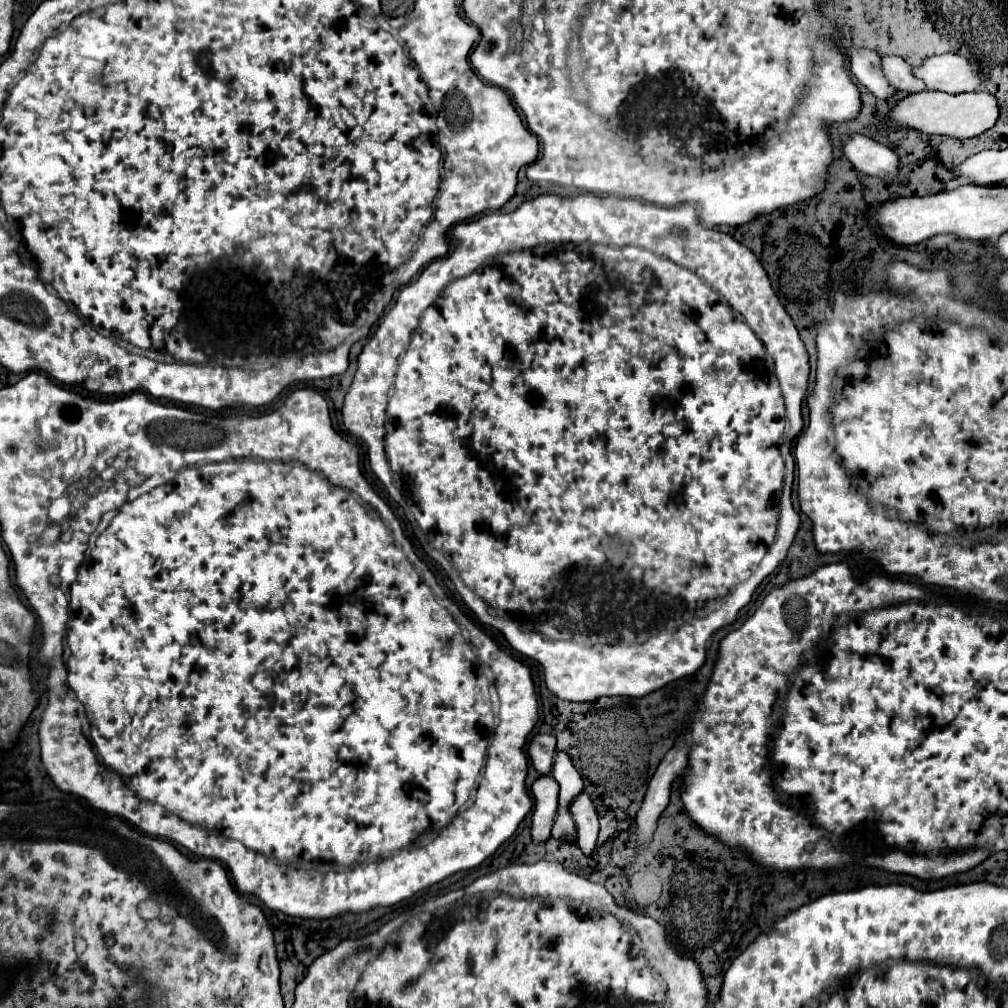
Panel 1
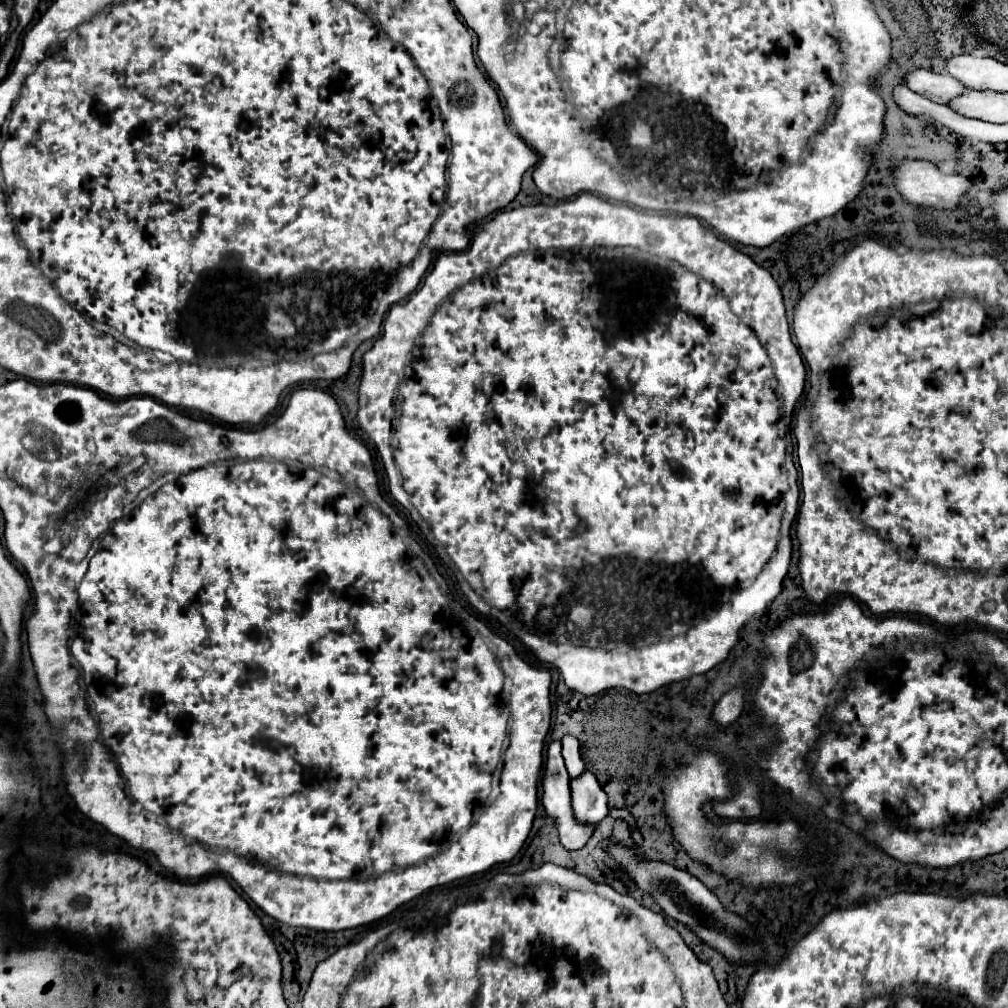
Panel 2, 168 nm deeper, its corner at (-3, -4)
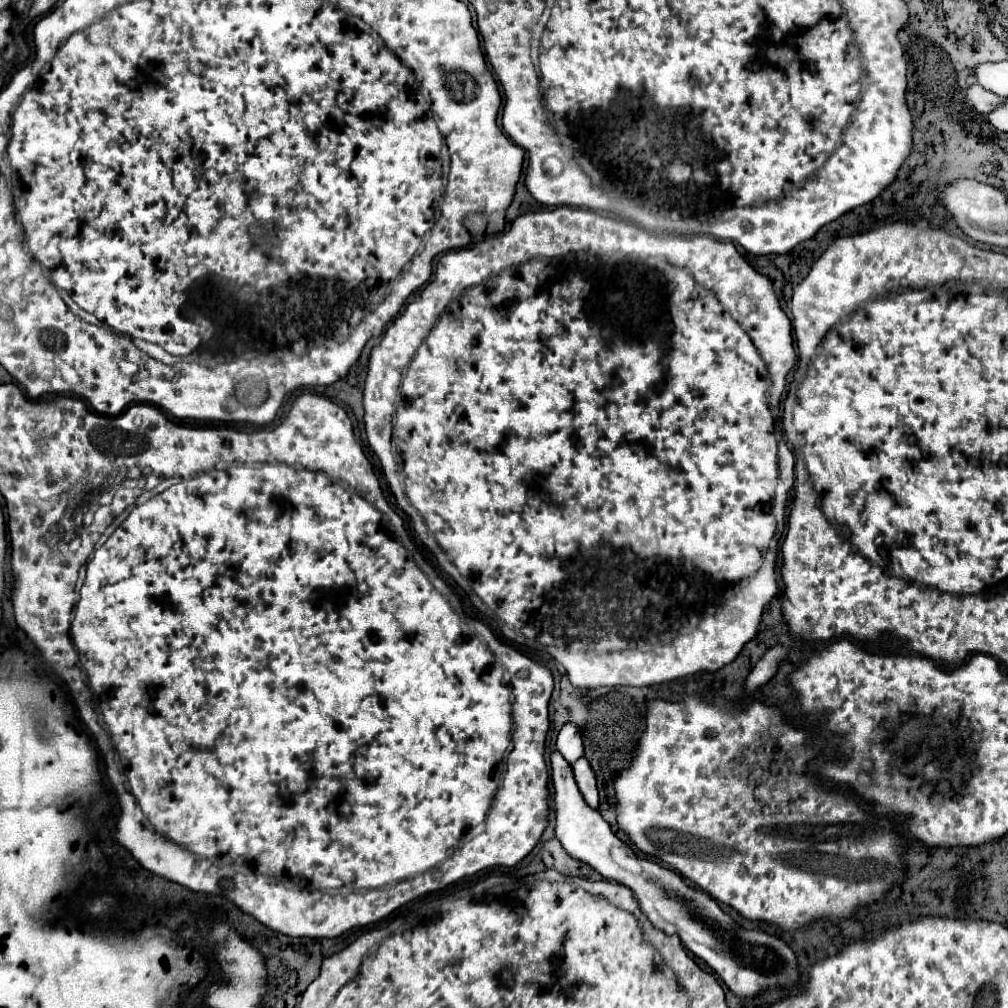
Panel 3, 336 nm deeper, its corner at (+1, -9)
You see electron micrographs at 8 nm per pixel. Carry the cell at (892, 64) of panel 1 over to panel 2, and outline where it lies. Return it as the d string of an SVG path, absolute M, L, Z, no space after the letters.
M917 69L907 77L907 87L935 103L949 103L951 99L959 97L961 93L967 93L969 89L961 85L955 77L949 77L947 73L931 73L927 69Z

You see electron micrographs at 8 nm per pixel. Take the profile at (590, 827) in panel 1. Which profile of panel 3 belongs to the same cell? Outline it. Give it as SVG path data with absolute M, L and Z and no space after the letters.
M579 758L573 764L573 774L575 774L575 782L577 782L577 788L583 796L583 800L593 810L597 810L599 808L599 794L597 794L597 786L595 786L595 774L593 774L589 762L585 758Z

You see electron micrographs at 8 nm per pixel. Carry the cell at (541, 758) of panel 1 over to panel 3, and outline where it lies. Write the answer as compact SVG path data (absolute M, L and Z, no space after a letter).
M551 752L551 778L555 788L555 838L561 842L565 852L595 868L603 878L631 888L639 898L645 916L667 934L677 934L683 946L697 958L705 960L731 992L745 998L755 996L765 988L791 988L797 984L797 958L781 938L739 926L709 894L689 886L677 872L639 856L623 844L611 832L611 826L601 818L601 814L585 806L573 778L573 770L559 752Z

